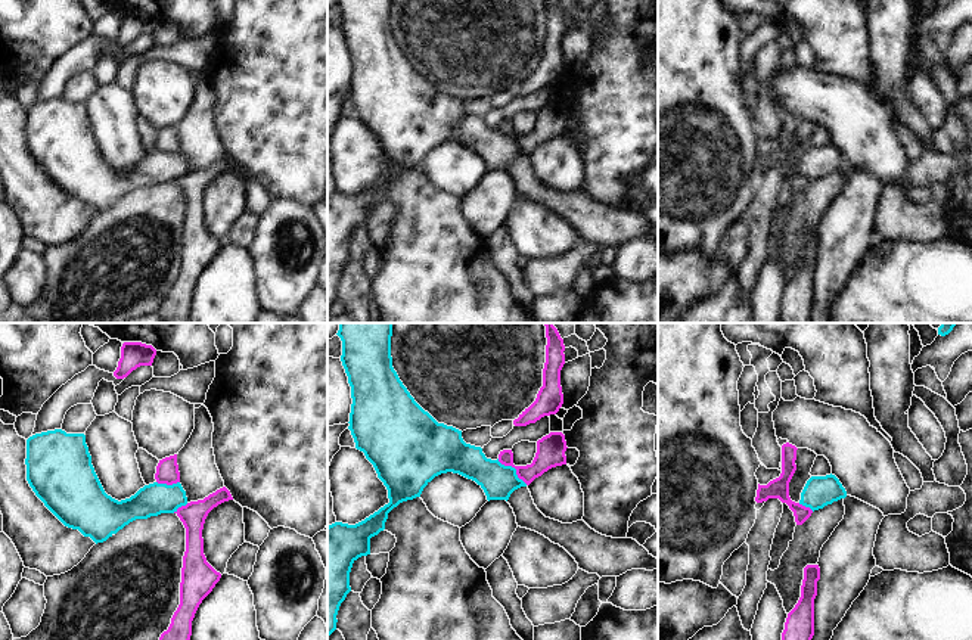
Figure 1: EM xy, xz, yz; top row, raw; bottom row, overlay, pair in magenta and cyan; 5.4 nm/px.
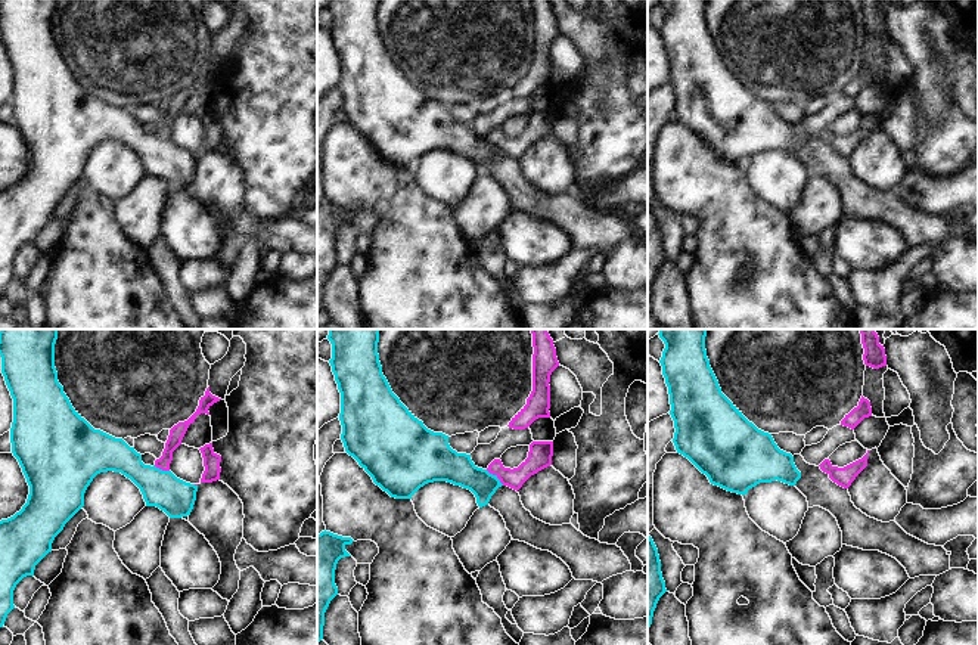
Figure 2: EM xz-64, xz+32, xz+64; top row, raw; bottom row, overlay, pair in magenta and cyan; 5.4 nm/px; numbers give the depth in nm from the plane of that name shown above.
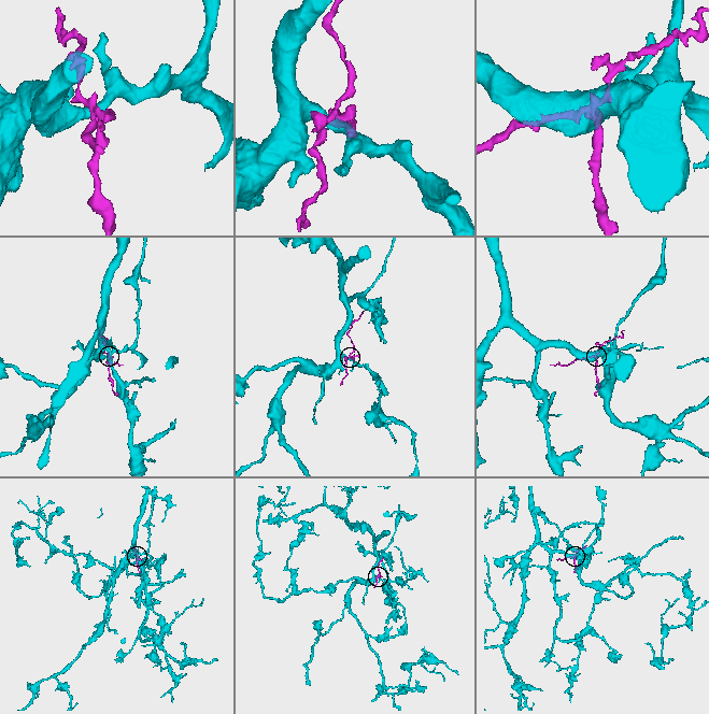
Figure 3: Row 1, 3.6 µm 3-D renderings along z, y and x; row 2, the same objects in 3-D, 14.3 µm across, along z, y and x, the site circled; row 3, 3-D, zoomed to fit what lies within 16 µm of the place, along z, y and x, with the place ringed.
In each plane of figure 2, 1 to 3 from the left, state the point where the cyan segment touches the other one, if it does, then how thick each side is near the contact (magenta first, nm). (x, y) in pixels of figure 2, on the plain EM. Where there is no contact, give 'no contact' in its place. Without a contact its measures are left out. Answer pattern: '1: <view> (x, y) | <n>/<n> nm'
1: xz-64 (161, 138) | 80/200 nm
2: xz+32 (494, 143) | 120/180 nm
3: no contact

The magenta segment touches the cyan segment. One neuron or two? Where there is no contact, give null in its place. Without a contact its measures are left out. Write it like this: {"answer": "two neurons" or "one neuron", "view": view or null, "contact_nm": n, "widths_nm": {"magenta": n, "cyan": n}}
{"answer": "two neurons", "view": "xz", "contact_nm": 220, "widths_nm": {"magenta": 160, "cyan": 190}}

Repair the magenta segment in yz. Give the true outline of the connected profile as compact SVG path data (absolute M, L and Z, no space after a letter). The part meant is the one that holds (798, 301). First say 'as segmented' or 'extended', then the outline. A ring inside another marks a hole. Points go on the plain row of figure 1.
as segmented; M807 234L804 237L801 267L788 283L782 302L782 323L810 323L814 305L814 268L817 265L819 249L819 234Z

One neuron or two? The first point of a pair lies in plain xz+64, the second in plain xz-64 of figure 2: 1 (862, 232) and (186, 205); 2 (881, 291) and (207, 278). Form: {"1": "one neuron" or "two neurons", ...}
{"1": "one neuron", "2": "one neuron"}

